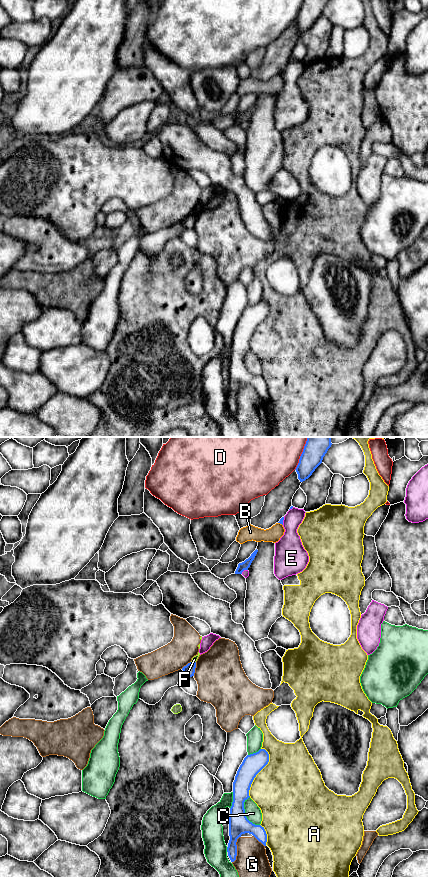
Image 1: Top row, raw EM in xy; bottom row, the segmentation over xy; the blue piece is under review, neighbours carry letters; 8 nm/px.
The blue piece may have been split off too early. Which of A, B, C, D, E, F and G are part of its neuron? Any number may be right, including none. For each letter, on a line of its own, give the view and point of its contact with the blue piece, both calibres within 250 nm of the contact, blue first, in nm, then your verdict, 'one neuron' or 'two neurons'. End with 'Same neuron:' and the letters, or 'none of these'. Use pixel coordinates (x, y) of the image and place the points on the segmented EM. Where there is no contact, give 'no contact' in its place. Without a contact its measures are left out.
A: meets blue in xy at (259, 771); 160 nm thick on the blue side, 480 nm on the other; two neurons
B: meets blue in xy at (280, 523); 30 nm thick on the blue side, 120 nm on the other; two neurons
C: meets blue in xy at (245, 813); 160 nm thick on the blue side, 130 nm on the other; two neurons
D: meets blue in xy at (302, 453); 190 nm thick on the blue side, 480 nm on the other; two neurons
E: meets blue in xy at (282, 521); 30 nm thick on the blue side, 240 nm on the other; two neurons
F: meets blue in xy at (193, 662); 90 nm thick on the blue side, 50 nm on the other; two neurons
G: meets blue in xy at (236, 849); 160 nm thick on the blue side, 260 nm on the other; two neurons
Same neuron: none of these

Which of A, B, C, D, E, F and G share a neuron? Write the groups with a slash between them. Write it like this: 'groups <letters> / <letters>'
groups A / B / C / D / E / F G

